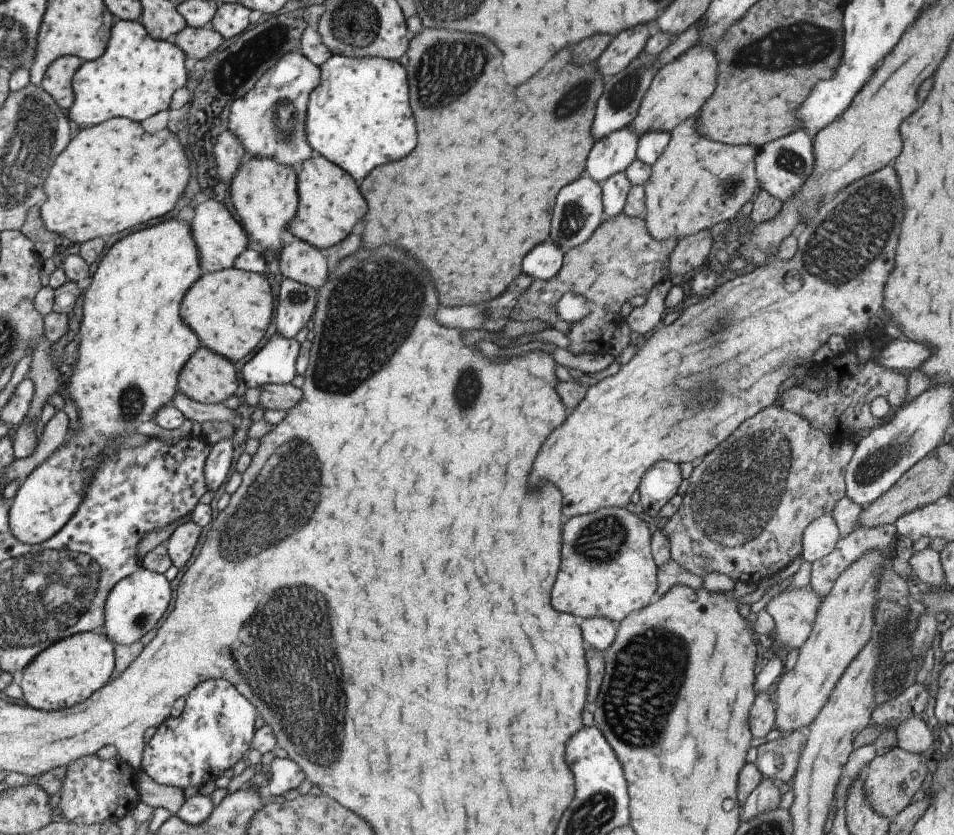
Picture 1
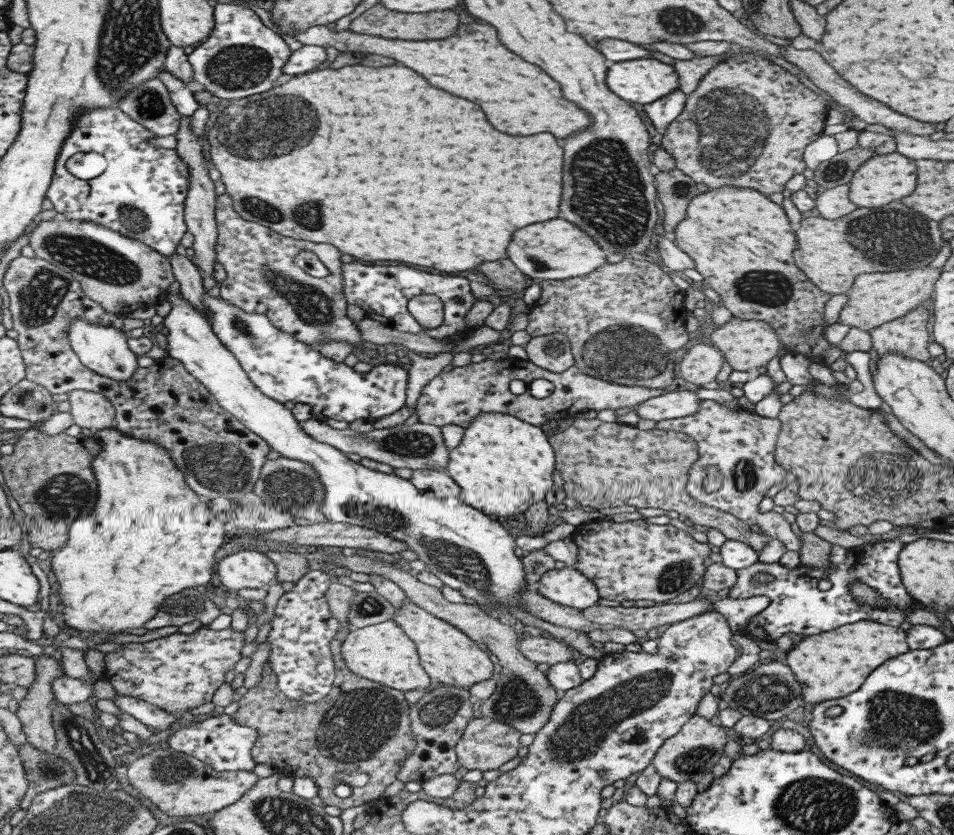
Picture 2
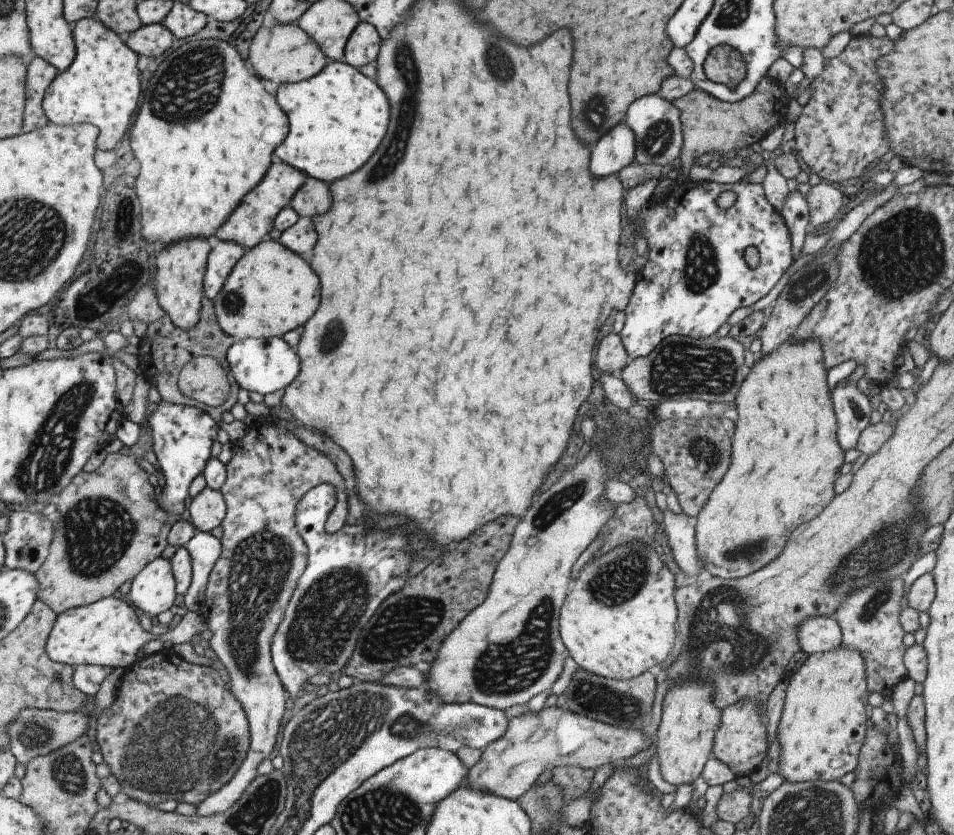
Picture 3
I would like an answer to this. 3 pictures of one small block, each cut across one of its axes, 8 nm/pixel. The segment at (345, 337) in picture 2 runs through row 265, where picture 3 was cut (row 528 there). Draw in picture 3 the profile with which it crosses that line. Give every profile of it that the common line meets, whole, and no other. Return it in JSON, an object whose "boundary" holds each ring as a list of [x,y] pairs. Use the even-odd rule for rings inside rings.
{"boundary":[[[270,417],[261,418],[254,427],[249,427],[243,438],[230,444],[230,449],[232,456],[224,464],[225,480],[221,488],[218,488],[226,508],[220,524],[221,552],[219,558],[215,559],[211,572],[207,575],[205,594],[203,594],[203,600],[196,613],[204,618],[207,628],[211,630],[211,638],[208,640],[209,648],[227,672],[229,678],[227,688],[229,688],[231,696],[241,704],[241,708],[245,712],[250,743],[245,758],[229,782],[202,800],[197,805],[198,808],[195,808],[195,816],[211,816],[211,814],[225,812],[227,808],[233,806],[243,790],[249,786],[249,782],[256,777],[255,768],[259,766],[259,762],[263,762],[265,758],[271,756],[271,750],[277,740],[279,720],[285,710],[283,705],[286,692],[279,682],[270,659],[271,638],[277,630],[277,624],[283,618],[283,612],[295,590],[297,581],[307,566],[307,546],[301,540],[301,536],[293,524],[293,510],[297,508],[299,500],[311,488],[326,484],[333,487],[335,501],[327,522],[325,522],[325,532],[333,534],[341,529],[348,513],[346,488],[341,484],[343,480],[339,476],[339,472],[335,470],[335,464],[331,464],[327,458],[323,458],[321,452],[317,452],[315,448],[307,448],[289,430],[277,428],[275,421]]]}

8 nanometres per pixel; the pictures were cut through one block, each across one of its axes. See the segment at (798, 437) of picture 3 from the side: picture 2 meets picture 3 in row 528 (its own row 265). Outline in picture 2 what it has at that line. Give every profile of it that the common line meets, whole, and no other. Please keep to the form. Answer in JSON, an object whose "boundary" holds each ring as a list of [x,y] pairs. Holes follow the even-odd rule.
{"boundary":[[[723,185],[716,189],[708,188],[691,198],[685,216],[674,226],[671,238],[676,247],[694,262],[694,269],[717,292],[722,306],[735,318],[766,322],[775,331],[787,354],[803,355],[811,361],[822,363],[825,349],[835,347],[823,338],[827,326],[823,324],[823,307],[831,294],[819,290],[793,264],[796,238],[789,224],[781,205],[771,202],[765,195],[753,189]]]}

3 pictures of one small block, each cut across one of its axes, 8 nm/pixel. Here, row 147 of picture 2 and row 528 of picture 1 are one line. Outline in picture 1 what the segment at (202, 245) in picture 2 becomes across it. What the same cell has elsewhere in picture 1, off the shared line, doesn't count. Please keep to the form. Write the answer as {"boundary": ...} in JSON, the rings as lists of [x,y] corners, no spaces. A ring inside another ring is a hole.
{"boundary":[[[191,520],[179,524],[165,540],[167,556],[178,569],[191,558],[201,529]]]}

